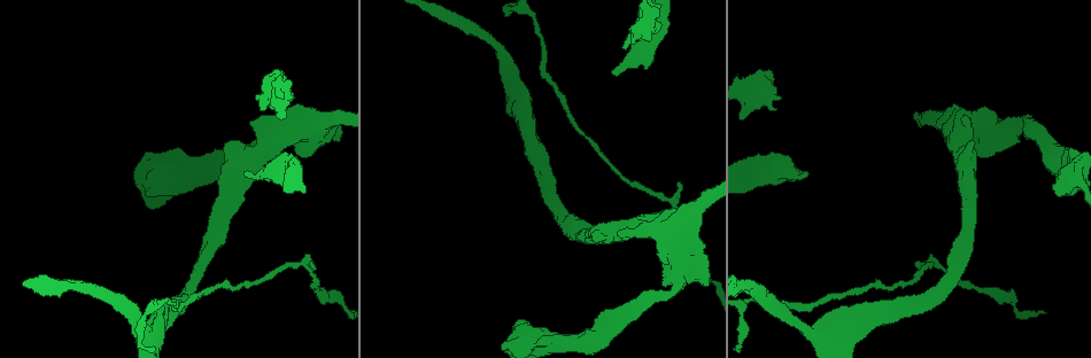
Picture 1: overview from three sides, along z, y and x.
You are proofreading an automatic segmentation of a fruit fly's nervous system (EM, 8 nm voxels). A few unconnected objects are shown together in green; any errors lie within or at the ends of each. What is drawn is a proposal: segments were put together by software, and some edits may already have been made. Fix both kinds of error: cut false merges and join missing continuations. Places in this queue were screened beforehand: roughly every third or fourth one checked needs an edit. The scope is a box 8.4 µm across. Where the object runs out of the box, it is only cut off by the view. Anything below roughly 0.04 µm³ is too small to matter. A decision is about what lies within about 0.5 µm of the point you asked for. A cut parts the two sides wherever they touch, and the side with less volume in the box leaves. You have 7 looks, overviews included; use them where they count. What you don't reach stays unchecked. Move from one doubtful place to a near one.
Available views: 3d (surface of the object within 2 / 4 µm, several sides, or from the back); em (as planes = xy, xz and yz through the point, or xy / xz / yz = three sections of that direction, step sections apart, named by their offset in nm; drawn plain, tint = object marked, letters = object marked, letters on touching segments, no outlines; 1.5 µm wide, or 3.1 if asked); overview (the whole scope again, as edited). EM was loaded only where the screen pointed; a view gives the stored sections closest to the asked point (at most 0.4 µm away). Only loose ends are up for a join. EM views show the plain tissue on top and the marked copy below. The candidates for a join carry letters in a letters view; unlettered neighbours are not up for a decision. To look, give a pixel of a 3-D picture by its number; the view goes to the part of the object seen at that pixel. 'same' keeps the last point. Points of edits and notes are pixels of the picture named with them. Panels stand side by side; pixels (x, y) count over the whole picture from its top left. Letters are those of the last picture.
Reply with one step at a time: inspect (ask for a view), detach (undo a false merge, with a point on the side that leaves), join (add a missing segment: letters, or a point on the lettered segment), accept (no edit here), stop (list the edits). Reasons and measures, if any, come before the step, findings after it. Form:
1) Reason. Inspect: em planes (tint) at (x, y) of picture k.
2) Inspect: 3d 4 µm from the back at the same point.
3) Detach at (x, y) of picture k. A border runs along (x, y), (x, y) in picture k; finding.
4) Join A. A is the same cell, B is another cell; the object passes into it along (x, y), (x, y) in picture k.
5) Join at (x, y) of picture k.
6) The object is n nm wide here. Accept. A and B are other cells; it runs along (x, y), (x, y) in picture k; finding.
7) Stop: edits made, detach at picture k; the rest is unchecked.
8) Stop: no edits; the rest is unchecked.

Thin end. Inspect: 3d 2 µm at (613, 72) of picture 1.

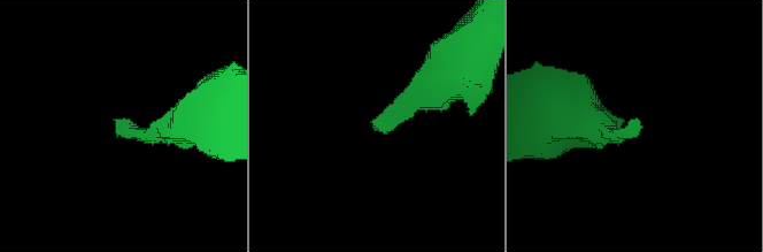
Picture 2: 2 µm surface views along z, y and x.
Inspect: em xy step 8 (letters) at (113, 120) of picture 2.

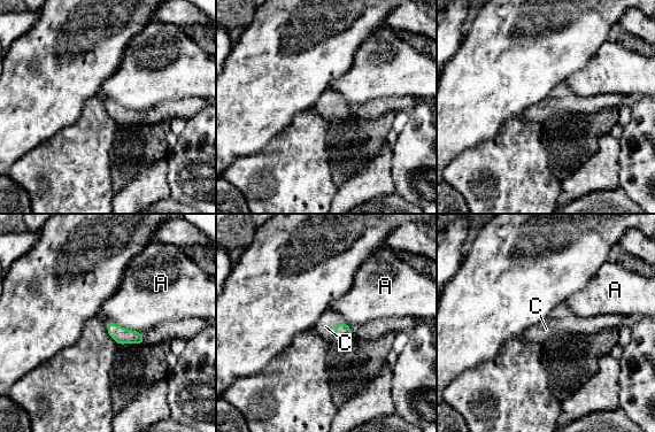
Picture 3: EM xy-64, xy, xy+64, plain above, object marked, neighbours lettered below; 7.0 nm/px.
Join at (325, 326) of picture 3. C is the same cell, A is another cell; the object passes into it along (343, 331), (336, 330), (325, 326) in picture 3; it goes on there.

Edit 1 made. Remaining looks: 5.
Stops while still wide. Inspect: em planes (letters) at (1060, 194) of picture 1.

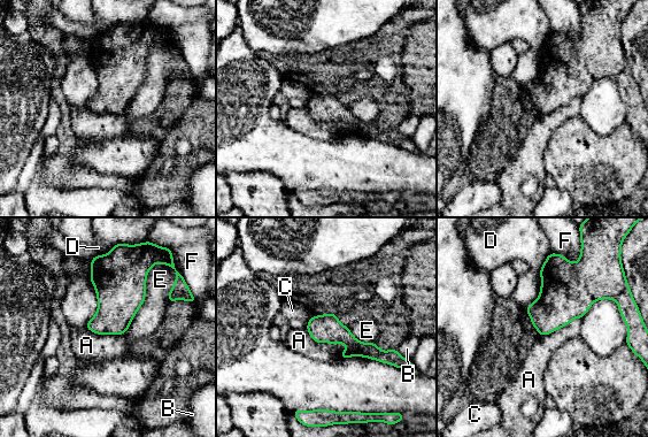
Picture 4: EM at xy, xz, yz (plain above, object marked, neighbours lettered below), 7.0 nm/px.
Accept. A, B, C, D, E and F are other cells; a border runs along (306, 329), (318, 343), (347, 346) in picture 4; no lettered segment goes on from it.

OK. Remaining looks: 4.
Stop: edits made, join at picture 3; the rest is unchecked.

